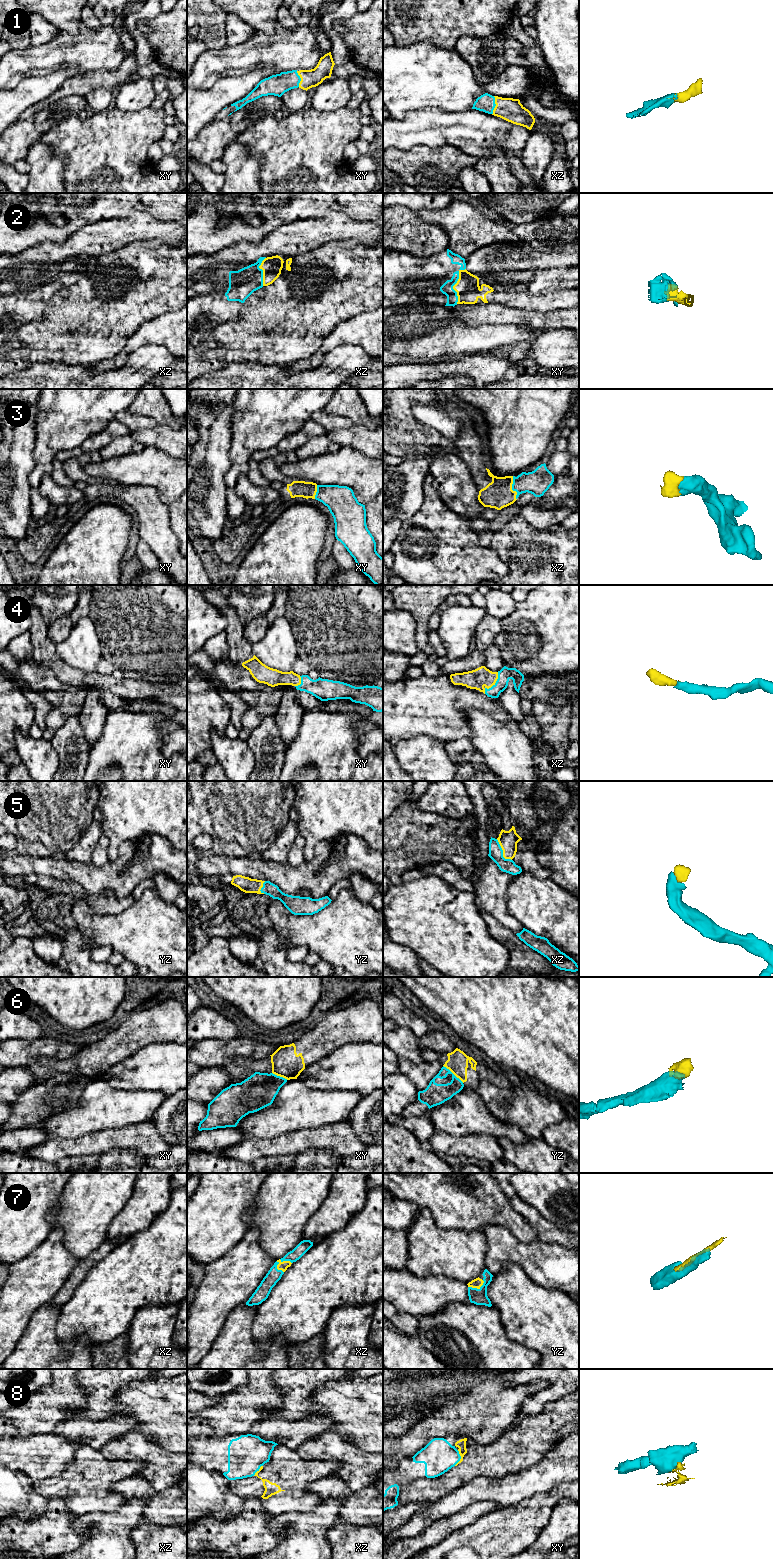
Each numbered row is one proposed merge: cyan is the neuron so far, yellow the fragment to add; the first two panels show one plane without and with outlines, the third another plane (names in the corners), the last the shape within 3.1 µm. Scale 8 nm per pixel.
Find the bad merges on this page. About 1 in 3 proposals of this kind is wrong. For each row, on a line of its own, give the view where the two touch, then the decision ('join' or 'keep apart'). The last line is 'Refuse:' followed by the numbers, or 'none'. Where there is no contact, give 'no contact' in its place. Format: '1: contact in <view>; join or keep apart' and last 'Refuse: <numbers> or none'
1: contact in xz; join
2: contact in xy; join
3: contact in xz; join
4: contact in xz; join
5: contact in xz; join
6: contact in yz; keep apart
7: contact in xz; join
8: contact in xy; keep apart
Refuse: 6, 8

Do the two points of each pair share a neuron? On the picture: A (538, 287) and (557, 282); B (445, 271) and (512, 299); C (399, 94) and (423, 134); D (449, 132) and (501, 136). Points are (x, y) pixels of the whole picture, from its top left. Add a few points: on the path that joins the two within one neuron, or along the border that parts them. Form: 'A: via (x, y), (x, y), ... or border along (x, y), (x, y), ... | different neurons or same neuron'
A: via (543, 282), (552, 282) | same neuron
B: via (458, 290), (460, 295), (493, 296) | same neuron
C: border along (419, 110), (410, 110), (401, 119), (393, 118) | different neurons
D: via (462, 133), (488, 133) | same neuron

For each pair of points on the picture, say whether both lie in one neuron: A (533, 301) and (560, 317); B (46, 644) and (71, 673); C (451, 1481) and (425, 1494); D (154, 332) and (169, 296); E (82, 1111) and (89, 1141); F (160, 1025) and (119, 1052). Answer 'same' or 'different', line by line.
A: different
B: same
C: same
D: different
E: different
F: same

